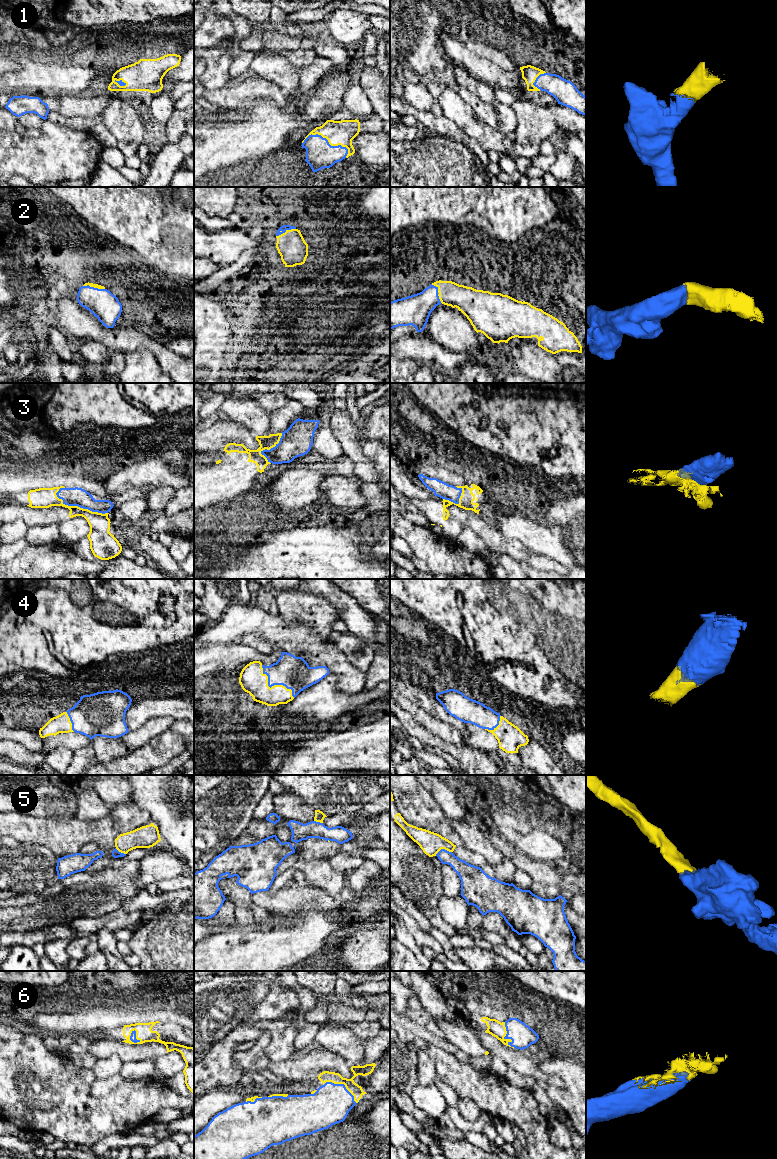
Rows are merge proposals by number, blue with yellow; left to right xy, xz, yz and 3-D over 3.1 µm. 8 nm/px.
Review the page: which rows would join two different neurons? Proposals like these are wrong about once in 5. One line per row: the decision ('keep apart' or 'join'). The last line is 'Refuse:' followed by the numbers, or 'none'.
1: join
2: join
3: join
4: join
5: keep apart
6: join
Refuse: 5

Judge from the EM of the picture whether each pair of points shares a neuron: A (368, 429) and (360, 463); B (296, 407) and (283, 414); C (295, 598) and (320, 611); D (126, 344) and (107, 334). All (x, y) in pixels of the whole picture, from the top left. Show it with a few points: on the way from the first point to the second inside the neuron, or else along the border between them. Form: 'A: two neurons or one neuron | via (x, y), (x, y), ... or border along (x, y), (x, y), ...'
A: two neurons | border along (361, 421), (362, 442)
B: one neuron | via (293, 409), (286, 414)
C: one neuron | via (301, 604), (314, 610)
D: one neuron | via (121, 340), (112, 338)

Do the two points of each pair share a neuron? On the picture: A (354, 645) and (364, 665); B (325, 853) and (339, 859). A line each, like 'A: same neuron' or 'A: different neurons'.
A: same neuron
B: different neurons

